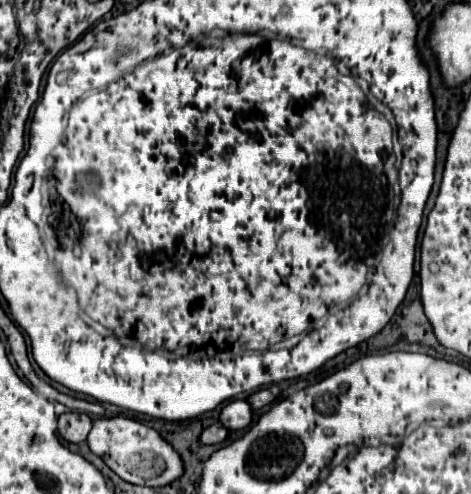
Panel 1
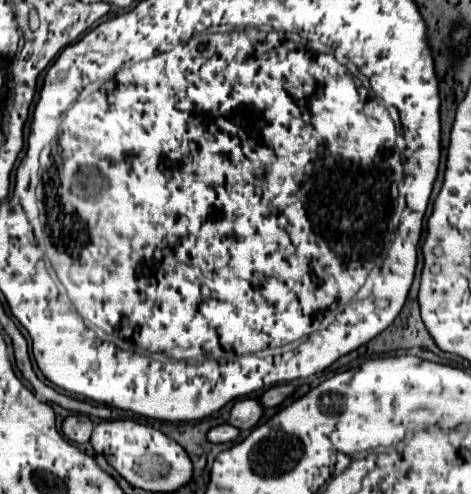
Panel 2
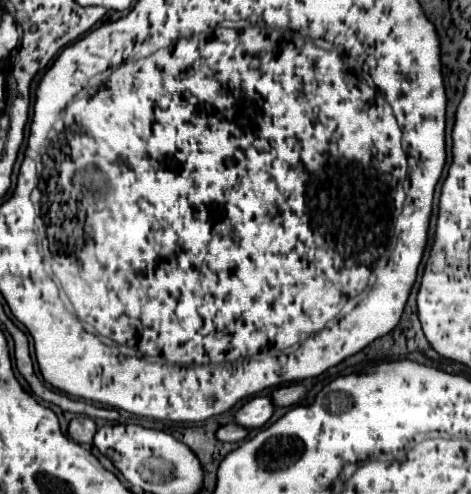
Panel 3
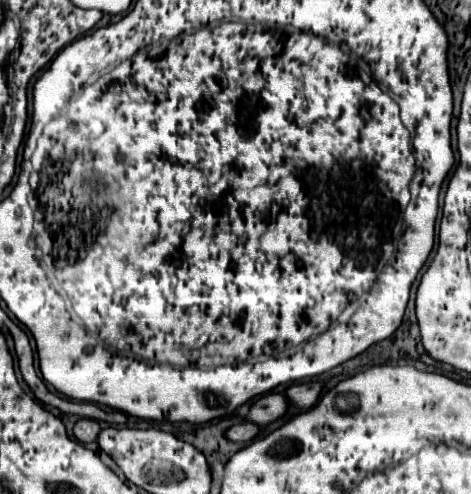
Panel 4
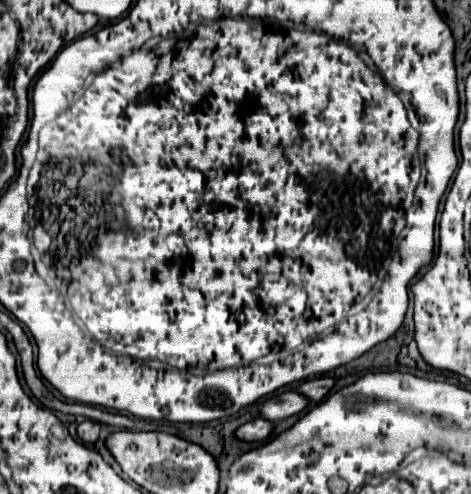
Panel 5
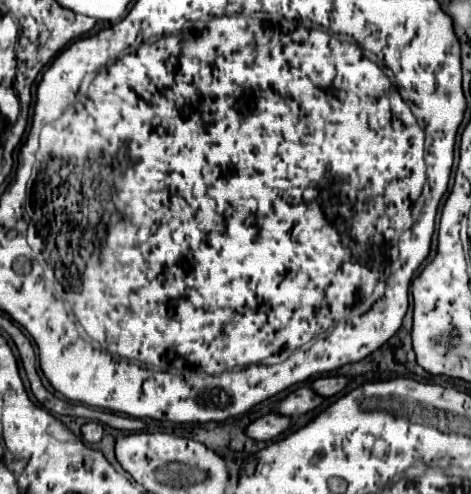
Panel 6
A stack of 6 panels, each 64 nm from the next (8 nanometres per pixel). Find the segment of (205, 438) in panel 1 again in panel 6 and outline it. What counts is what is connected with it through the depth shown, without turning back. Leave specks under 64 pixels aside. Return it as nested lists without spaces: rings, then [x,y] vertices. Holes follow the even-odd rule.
[[[272,412],[272,414],[266,414],[266,416],[258,418],[256,422],[252,422],[252,424],[246,428],[246,434],[248,434],[250,438],[254,438],[254,440],[264,440],[264,442],[268,442],[268,440],[274,440],[276,436],[280,436],[282,432],[290,430],[290,426],[292,426],[292,418],[280,416],[280,414]]]

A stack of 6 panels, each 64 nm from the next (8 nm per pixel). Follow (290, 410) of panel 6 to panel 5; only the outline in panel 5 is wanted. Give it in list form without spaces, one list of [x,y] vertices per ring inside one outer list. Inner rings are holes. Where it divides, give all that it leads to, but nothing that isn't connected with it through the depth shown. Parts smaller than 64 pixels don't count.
[[[288,390],[284,394],[278,394],[274,398],[270,398],[264,406],[262,406],[262,416],[272,420],[272,422],[278,422],[278,420],[284,420],[292,414],[300,414],[302,410],[306,410],[308,406],[312,404],[312,400],[308,400],[304,394],[300,394],[298,390]]]

